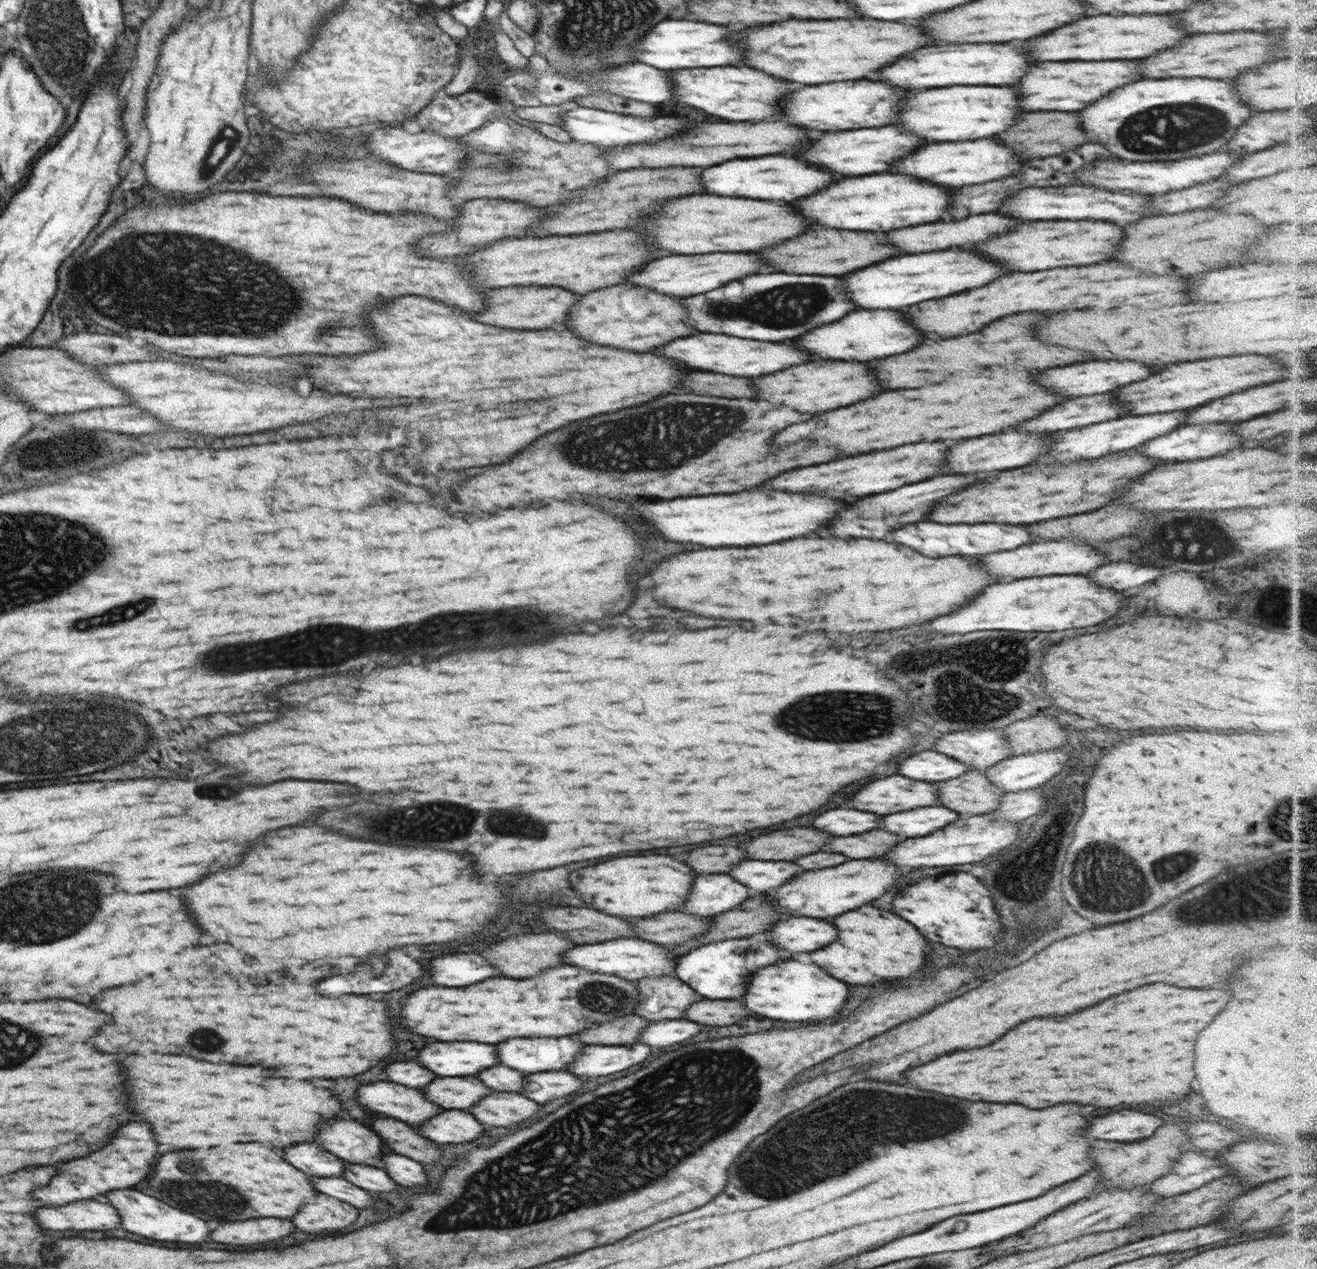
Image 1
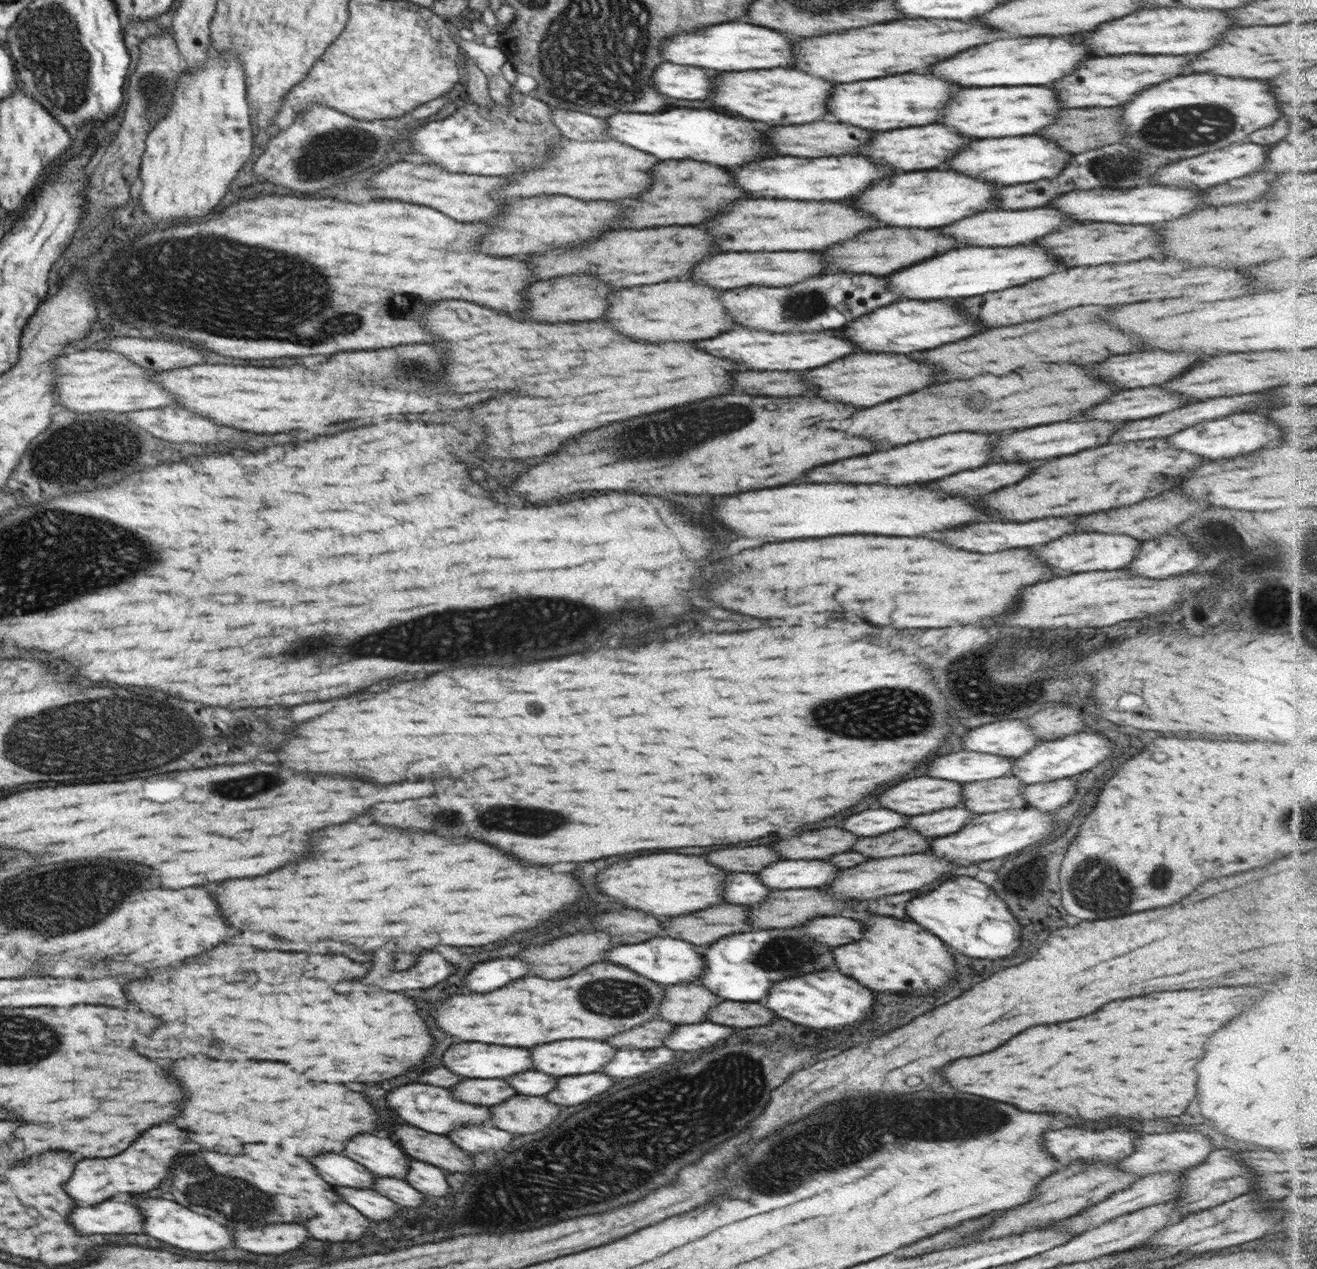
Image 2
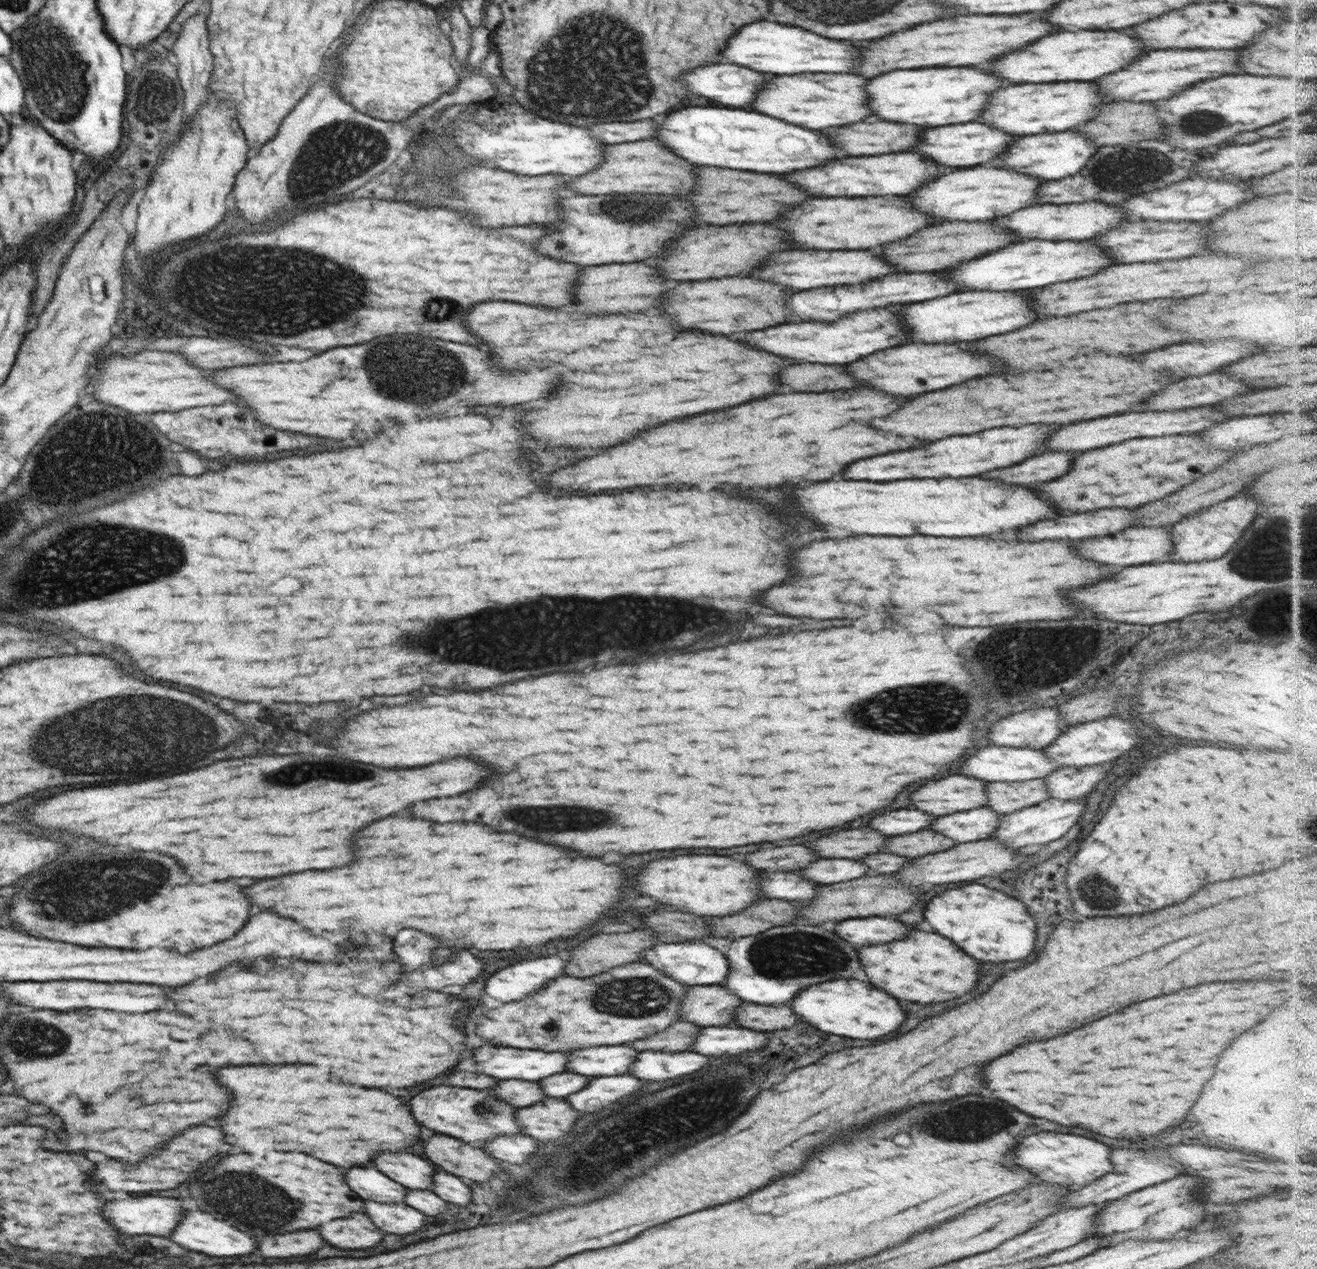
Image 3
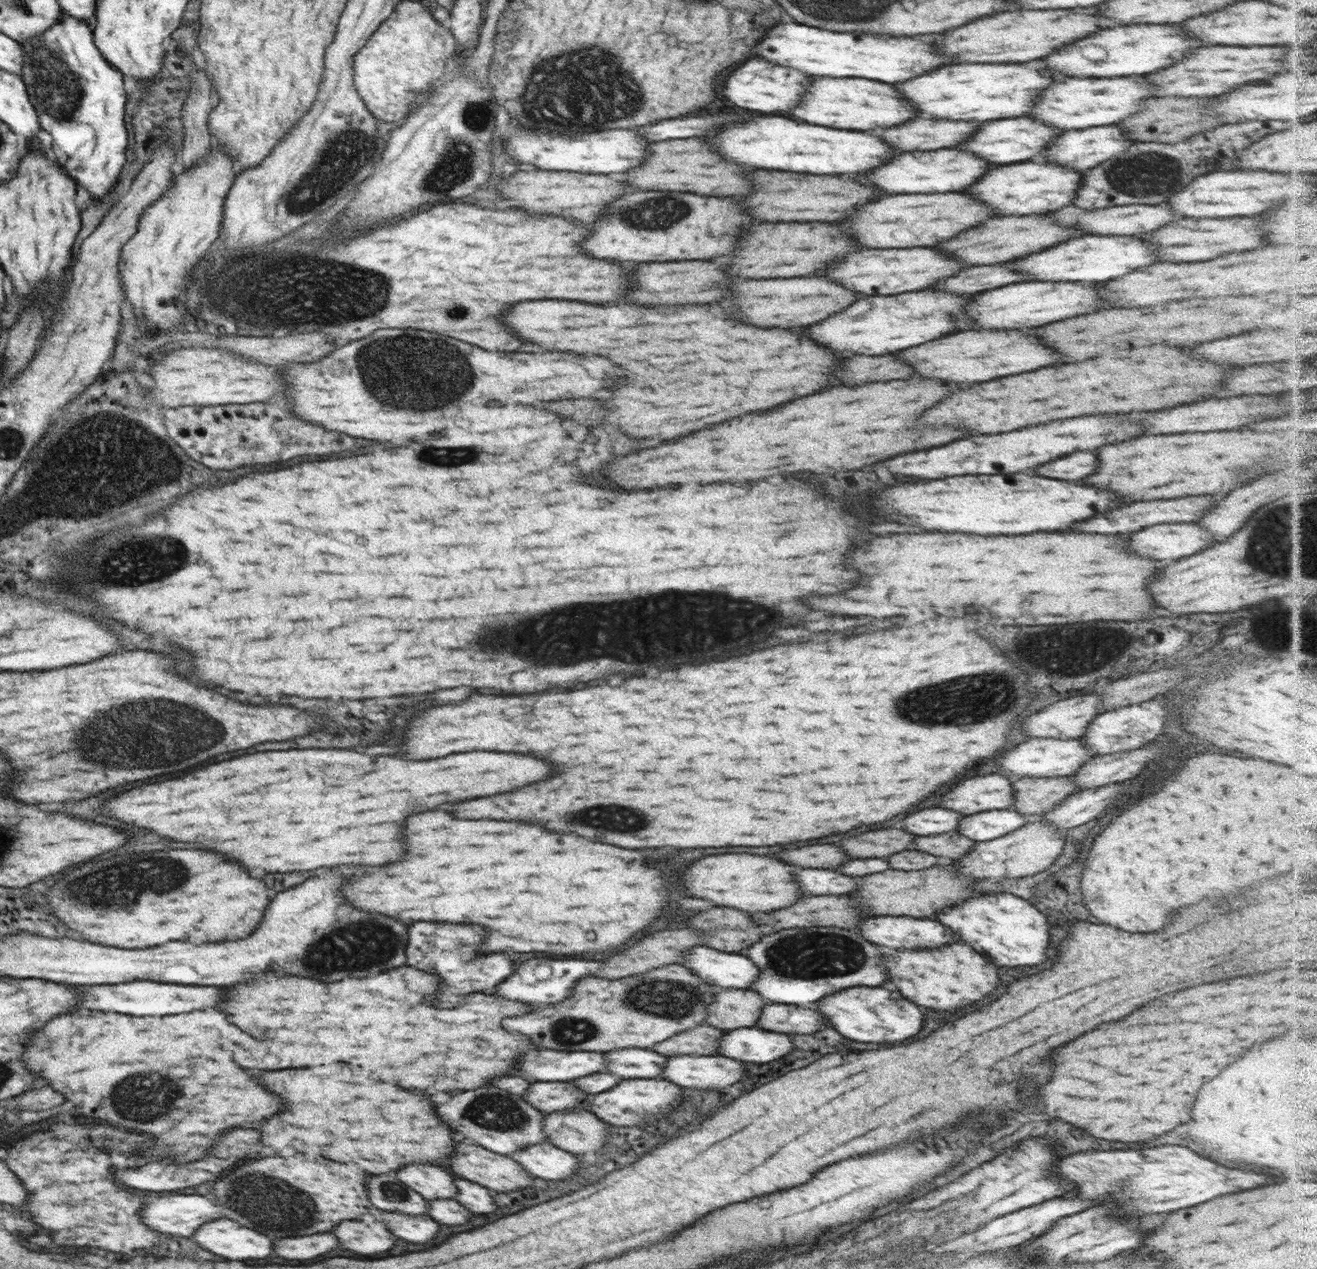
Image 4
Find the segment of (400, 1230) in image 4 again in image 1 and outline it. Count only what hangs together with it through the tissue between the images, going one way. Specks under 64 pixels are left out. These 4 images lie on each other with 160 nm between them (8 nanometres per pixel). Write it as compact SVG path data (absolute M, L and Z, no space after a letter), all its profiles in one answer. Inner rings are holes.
M314 1176L312 1184L316 1190L320 1190L328 1196L334 1196L338 1200L344 1200L356 1208L366 1208L370 1204L370 1194L366 1190L350 1184L344 1178L318 1178L318 1176Z

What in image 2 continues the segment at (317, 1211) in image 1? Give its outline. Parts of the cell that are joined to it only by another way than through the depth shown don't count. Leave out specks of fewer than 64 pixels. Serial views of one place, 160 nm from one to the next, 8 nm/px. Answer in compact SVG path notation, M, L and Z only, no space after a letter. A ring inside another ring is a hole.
M336 1204L328 1214L314 1216L306 1222L306 1230L316 1240L358 1240L368 1230L368 1218L350 1204Z

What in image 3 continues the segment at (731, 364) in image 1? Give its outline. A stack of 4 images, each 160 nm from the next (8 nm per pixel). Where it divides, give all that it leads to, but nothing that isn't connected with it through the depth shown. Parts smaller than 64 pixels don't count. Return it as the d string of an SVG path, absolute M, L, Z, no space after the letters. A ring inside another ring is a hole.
M903 305L878 308L878 310L864 310L858 314L850 314L840 322L804 322L804 324L782 324L772 326L766 330L756 332L742 332L734 334L740 342L746 342L752 348L760 348L764 352L776 354L790 362L814 362L814 364L848 364L872 352L900 346L908 342L908 330L898 322L896 312ZM828 346L828 348L826 348Z

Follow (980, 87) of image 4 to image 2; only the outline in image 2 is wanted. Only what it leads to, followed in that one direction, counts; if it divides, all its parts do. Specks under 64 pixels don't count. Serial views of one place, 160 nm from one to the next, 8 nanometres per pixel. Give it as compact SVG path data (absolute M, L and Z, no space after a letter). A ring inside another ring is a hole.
M896 74L886 78L874 78L864 82L836 84L834 92L828 98L828 114L834 116L834 122L844 122L868 130L894 130L908 126L932 124L940 118L944 104L960 86L938 80L936 76L920 74Z

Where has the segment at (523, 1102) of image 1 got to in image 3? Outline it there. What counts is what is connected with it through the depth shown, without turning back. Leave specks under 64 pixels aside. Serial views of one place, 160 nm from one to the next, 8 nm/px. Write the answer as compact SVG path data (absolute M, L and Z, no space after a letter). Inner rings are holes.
M546 1097L532 1106L518 1107L515 1121L524 1135L548 1142L574 1134L572 1126L578 1120L578 1114L580 1112L565 1099Z

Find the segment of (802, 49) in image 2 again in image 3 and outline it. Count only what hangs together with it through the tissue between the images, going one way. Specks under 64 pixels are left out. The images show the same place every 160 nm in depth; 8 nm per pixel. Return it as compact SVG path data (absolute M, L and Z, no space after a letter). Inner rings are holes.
M1030 12L1022 16L956 16L948 18L942 24L938 20L918 24L910 30L900 30L890 36L858 42L860 50L860 72L864 78L876 78L878 74L890 70L912 70L912 68L934 68L934 66L968 66L994 60L1006 52L1018 50L1042 36L1052 34L1054 28L1042 20L1040 12ZM866 44L866 46L864 46ZM974 48L974 50L972 50ZM942 56L942 58L940 58Z

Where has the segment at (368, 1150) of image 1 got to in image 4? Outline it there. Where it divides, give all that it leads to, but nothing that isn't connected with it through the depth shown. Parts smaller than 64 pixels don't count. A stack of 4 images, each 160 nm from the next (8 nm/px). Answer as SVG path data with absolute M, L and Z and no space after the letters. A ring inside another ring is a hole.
M408 1164L396 1174L400 1182L416 1190L426 1200L454 1199L458 1189L448 1172L430 1164Z

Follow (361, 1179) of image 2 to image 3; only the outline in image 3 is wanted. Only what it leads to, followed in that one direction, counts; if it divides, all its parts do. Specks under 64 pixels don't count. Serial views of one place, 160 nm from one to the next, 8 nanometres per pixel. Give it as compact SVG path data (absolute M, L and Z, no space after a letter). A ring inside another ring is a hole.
M354 1166L346 1172L348 1186L364 1200L376 1200L376 1202L404 1202L407 1189L376 1168L360 1168Z

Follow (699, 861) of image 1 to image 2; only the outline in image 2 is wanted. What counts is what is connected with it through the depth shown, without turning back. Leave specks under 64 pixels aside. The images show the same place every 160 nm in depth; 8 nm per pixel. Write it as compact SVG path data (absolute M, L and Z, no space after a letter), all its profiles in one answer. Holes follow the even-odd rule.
M766 846L750 848L726 848L706 854L706 860L730 872L758 872L770 862L778 862L778 854Z

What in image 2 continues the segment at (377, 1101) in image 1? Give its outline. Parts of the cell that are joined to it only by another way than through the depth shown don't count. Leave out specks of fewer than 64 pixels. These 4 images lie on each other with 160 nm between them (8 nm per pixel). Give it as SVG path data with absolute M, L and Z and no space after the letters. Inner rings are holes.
M408 1084L408 1086L400 1086L396 1090L392 1090L386 1096L386 1104L408 1124L422 1128L426 1132L434 1132L434 1134L446 1134L454 1128L460 1128L466 1125L484 1125L489 1124L491 1114L490 1106L482 1106L481 1104L468 1104L461 1100L454 1100L450 1090L438 1088L438 1086L424 1086L424 1084Z

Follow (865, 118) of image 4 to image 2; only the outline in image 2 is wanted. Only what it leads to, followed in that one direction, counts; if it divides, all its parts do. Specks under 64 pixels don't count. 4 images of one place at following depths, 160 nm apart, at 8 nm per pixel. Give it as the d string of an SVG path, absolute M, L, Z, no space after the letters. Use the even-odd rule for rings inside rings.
M790 68L720 72L714 84L716 84L716 92L713 92L710 98L710 104L724 108L736 116L768 122L768 124L808 124L808 122L824 120L826 114L824 100L828 98L834 86L822 78L814 78L800 70L790 70Z

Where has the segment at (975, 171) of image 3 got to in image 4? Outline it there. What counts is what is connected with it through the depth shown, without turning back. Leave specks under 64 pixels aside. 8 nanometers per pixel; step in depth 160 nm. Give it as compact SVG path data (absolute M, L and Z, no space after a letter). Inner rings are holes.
M1030 160L991 168L990 172L973 182L970 188L965 188L964 192L979 202L988 204L996 212L1000 210L1000 215L1040 215L1072 205L1082 181L1082 172L1076 172L1067 166L1060 166L1053 162L1042 163Z

